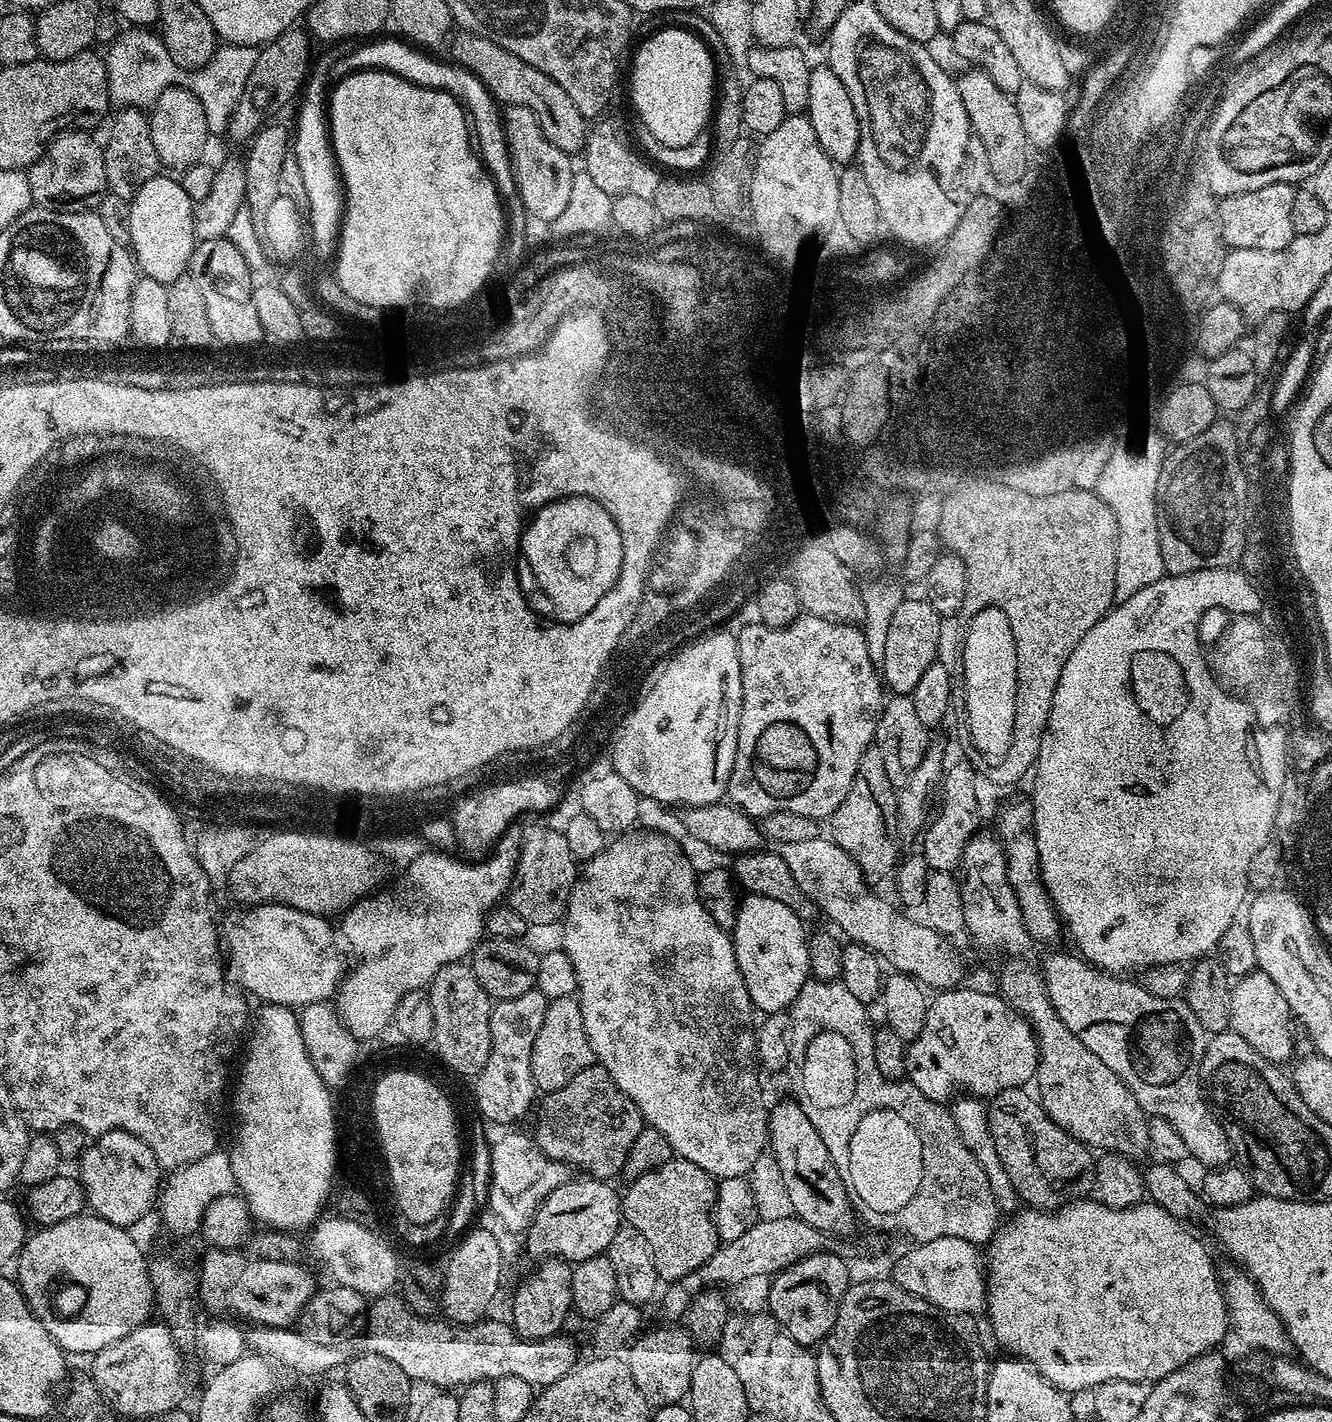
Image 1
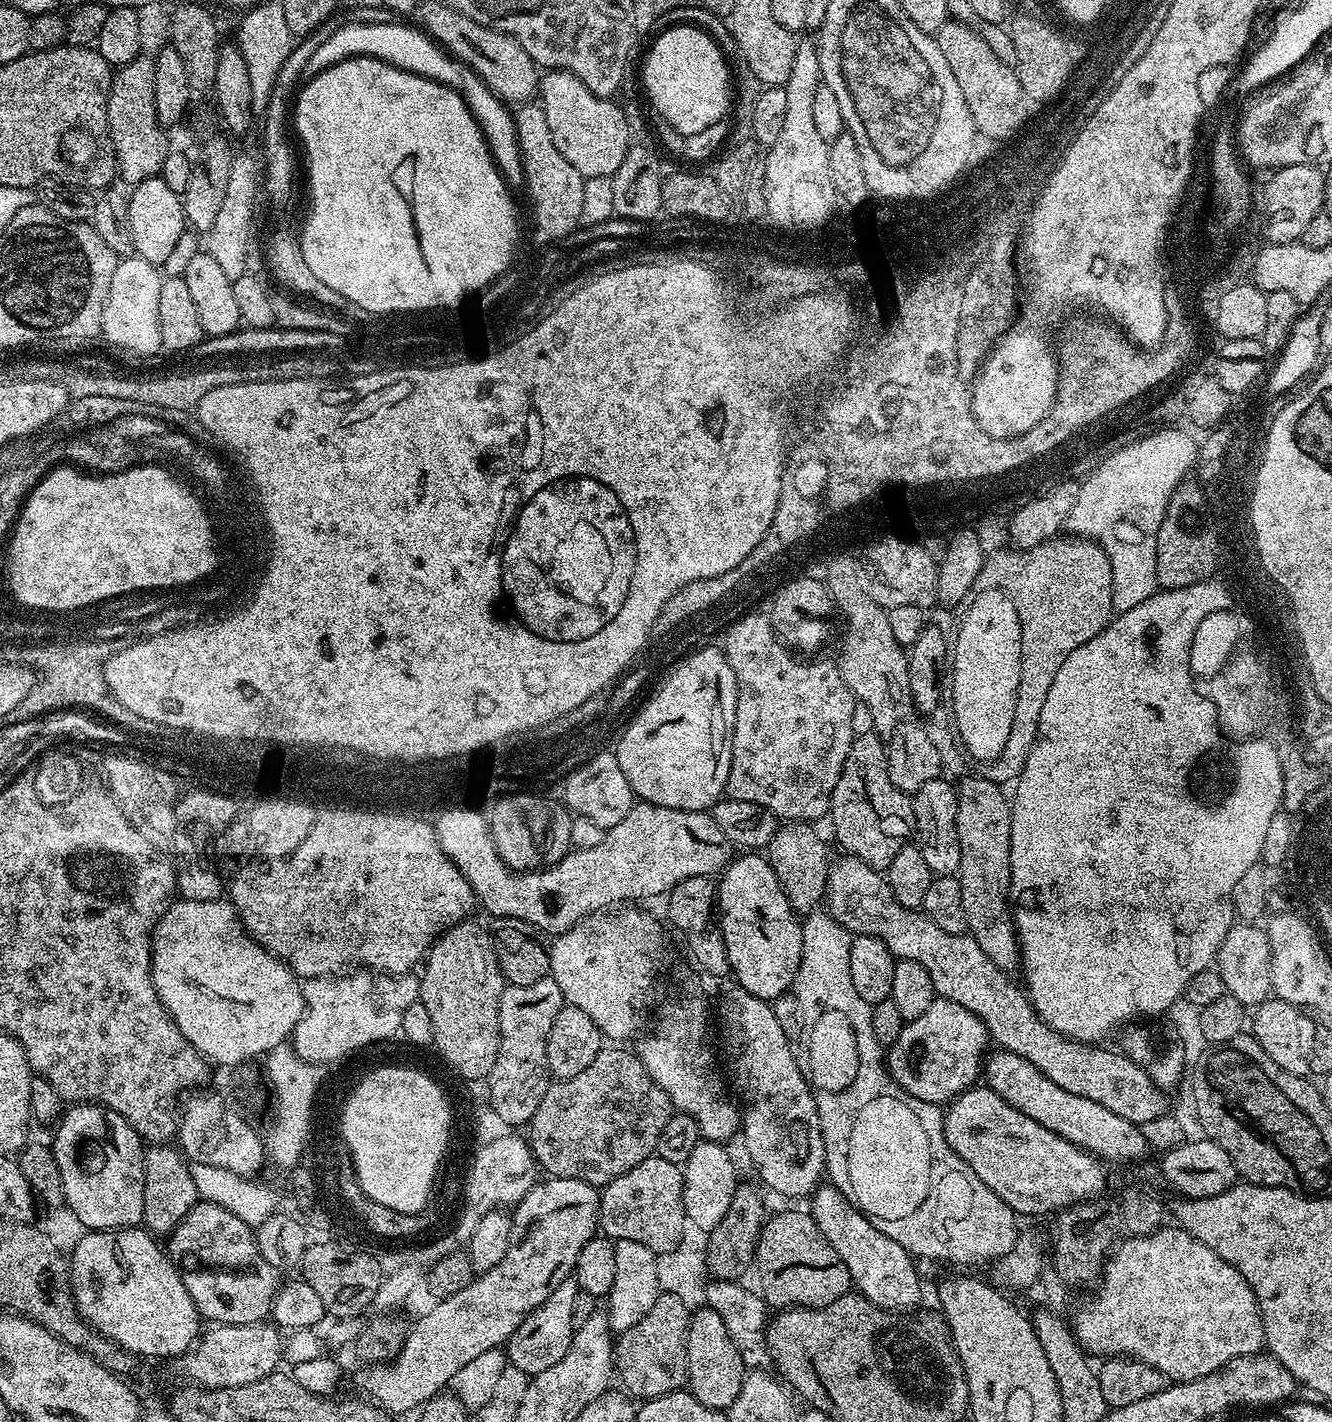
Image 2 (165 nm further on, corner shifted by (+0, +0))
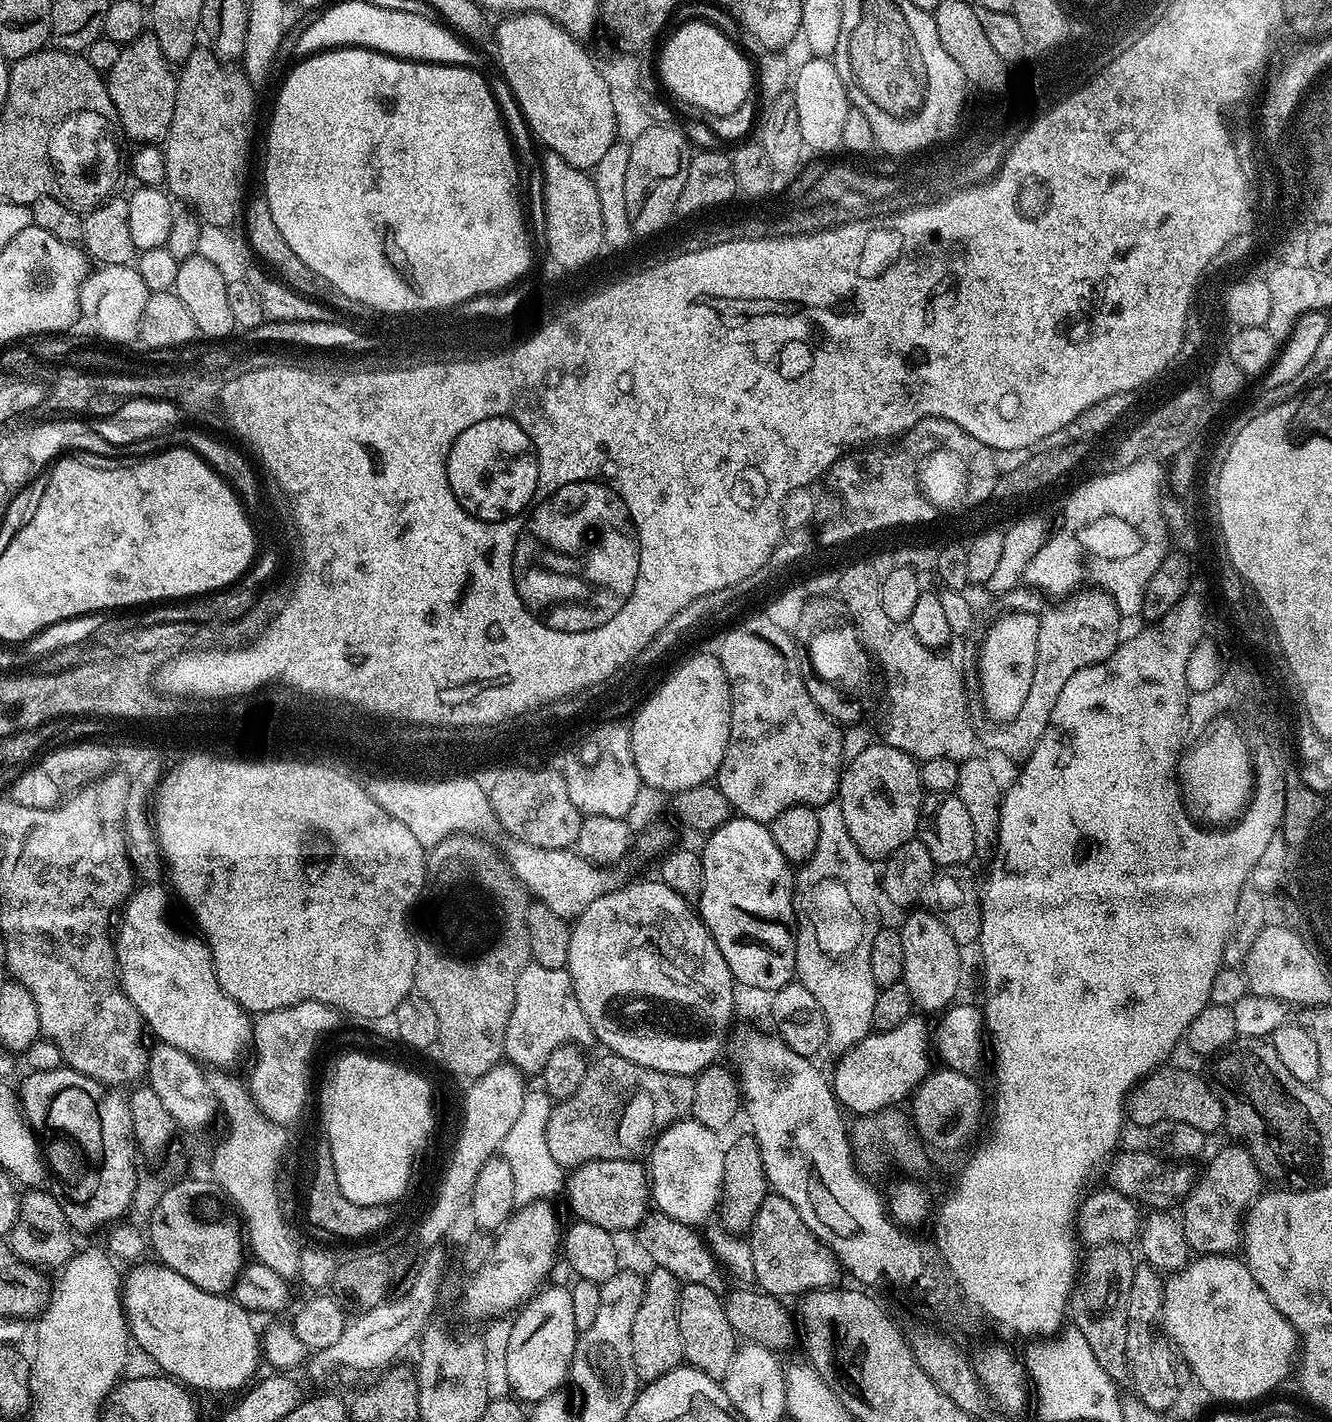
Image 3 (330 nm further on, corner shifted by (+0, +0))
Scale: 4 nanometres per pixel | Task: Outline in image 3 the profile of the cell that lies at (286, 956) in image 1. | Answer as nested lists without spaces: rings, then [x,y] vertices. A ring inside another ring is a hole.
[[[145,883],[140,887],[133,891],[123,905],[122,915],[118,920],[118,931],[114,936],[120,984],[130,1002],[134,1002],[134,1006],[140,1012],[147,1031],[151,1035],[153,1032],[154,1035],[160,1036],[156,1037],[159,1043],[177,1047],[201,1065],[213,1064],[216,1067],[213,1069],[228,1070],[228,1067],[243,1054],[244,1047],[249,1047],[253,1021],[249,1013],[222,990],[216,977],[216,968],[212,965],[212,950],[207,943],[199,935],[187,936],[186,933],[179,932],[168,921],[169,889],[163,883]]]

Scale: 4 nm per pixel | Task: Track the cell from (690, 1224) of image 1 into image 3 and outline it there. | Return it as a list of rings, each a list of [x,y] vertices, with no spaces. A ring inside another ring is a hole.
[[[595,1160],[571,1169],[566,1197],[573,1217],[613,1234],[639,1229],[650,1212],[650,1172],[642,1165],[640,1160]]]

